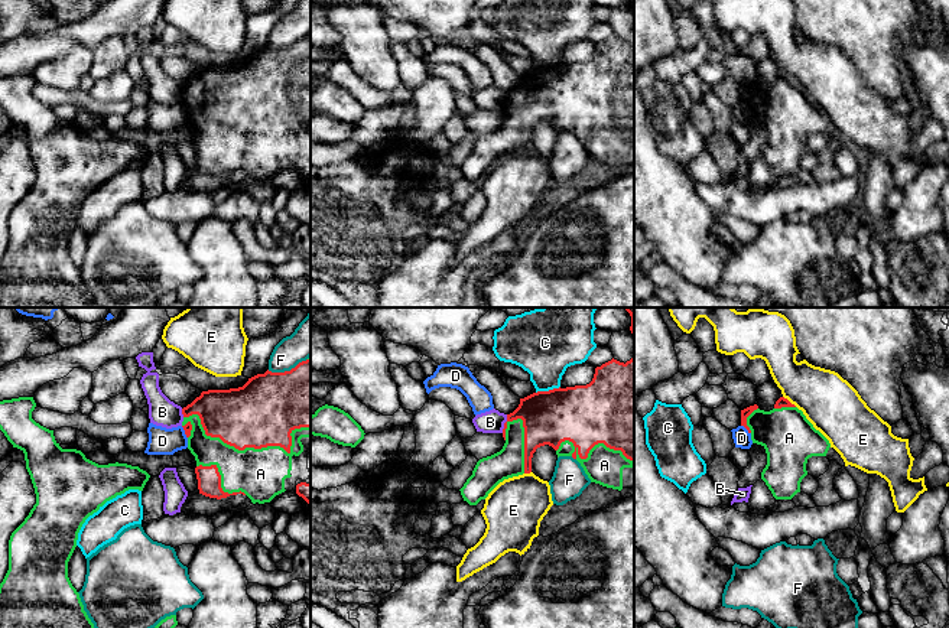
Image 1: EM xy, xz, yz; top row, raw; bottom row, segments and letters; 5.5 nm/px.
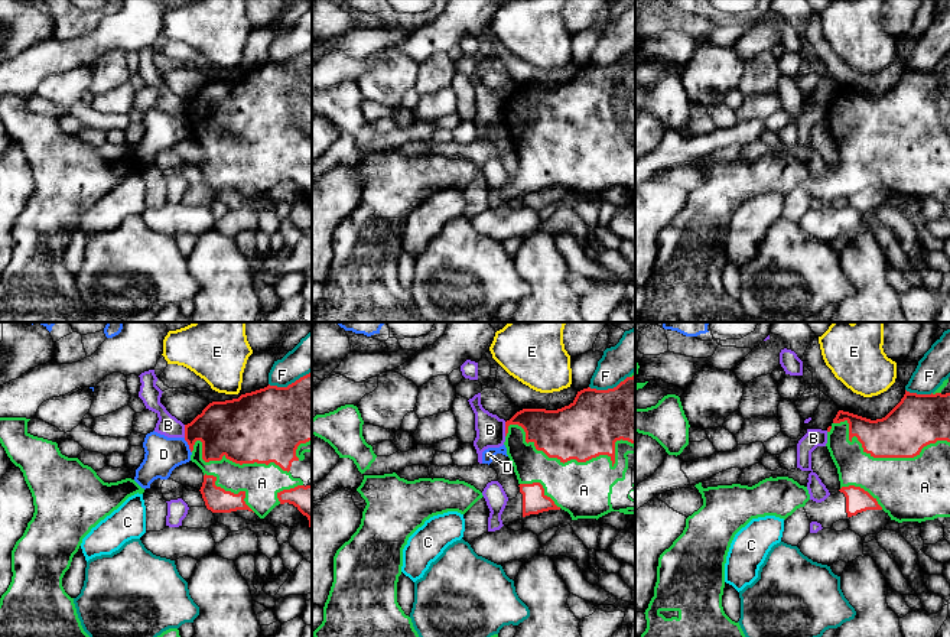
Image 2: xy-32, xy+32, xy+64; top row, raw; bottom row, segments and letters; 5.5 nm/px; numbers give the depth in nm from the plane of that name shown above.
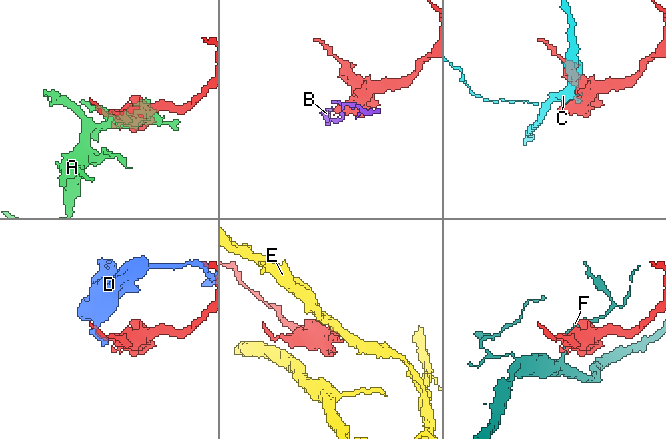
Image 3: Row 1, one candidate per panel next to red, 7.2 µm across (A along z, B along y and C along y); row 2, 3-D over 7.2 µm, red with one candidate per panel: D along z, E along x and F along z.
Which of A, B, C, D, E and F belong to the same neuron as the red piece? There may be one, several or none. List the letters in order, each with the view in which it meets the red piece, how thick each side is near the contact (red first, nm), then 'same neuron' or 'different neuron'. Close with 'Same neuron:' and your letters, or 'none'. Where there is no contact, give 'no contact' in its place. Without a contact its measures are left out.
A: meets red in xy; 380 nm thick on the red side, 280 nm on the other; same neuron
B: meets red in xz; 280 nm thick on the red side, 130 nm on the other; different neuron
C: meets red in xz; 340 nm thick on the red side, 300 nm on the other; different neuron
D: meets red in yz; 50 nm thick on the red side, 100 nm on the other; different neuron
E: meets red in yz; 60 nm thick on the red side, 300 nm on the other; different neuron
F: meets red in xy; 380 nm thick on the red side, 190 nm on the other; different neuron
Same neuron: A

